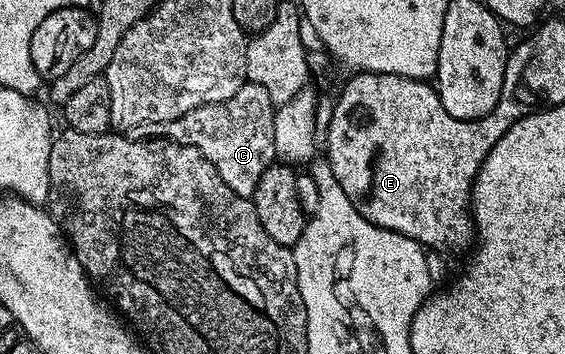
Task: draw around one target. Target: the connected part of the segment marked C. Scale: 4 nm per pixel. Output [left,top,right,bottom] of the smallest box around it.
[127,82,278,198]

